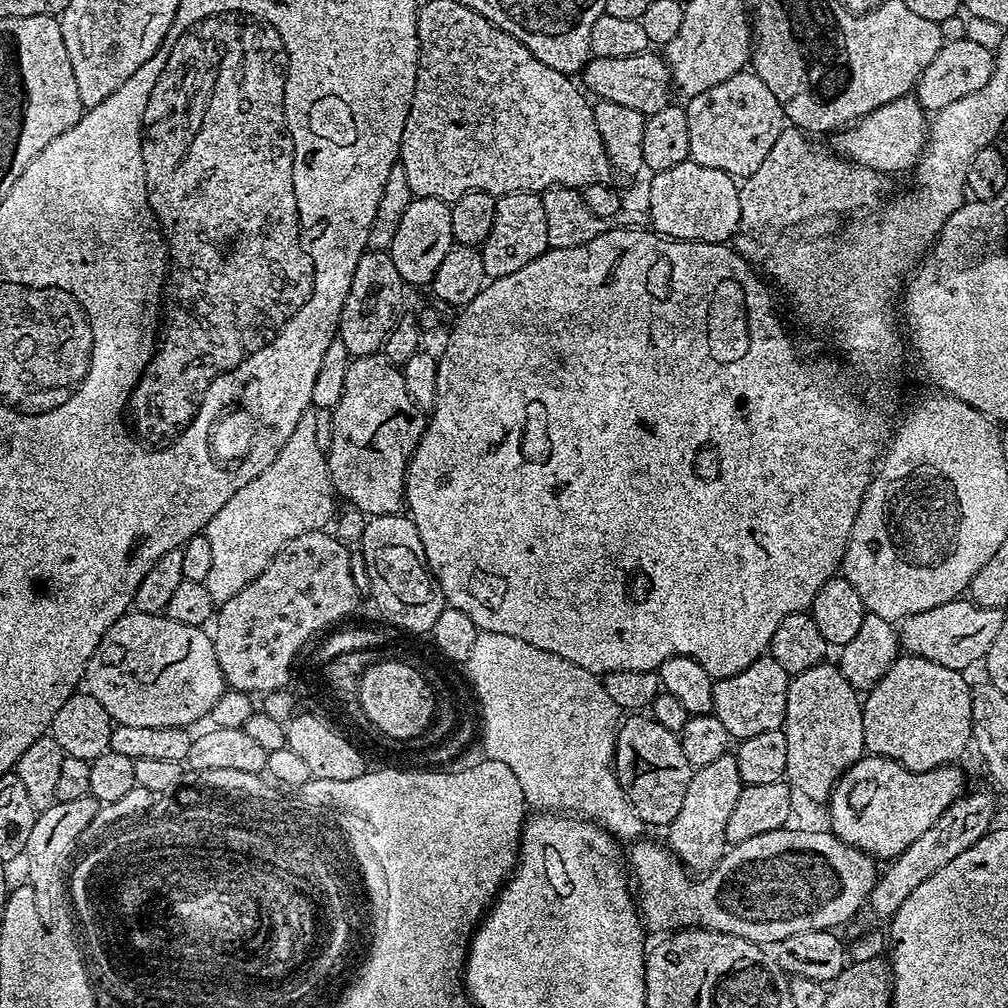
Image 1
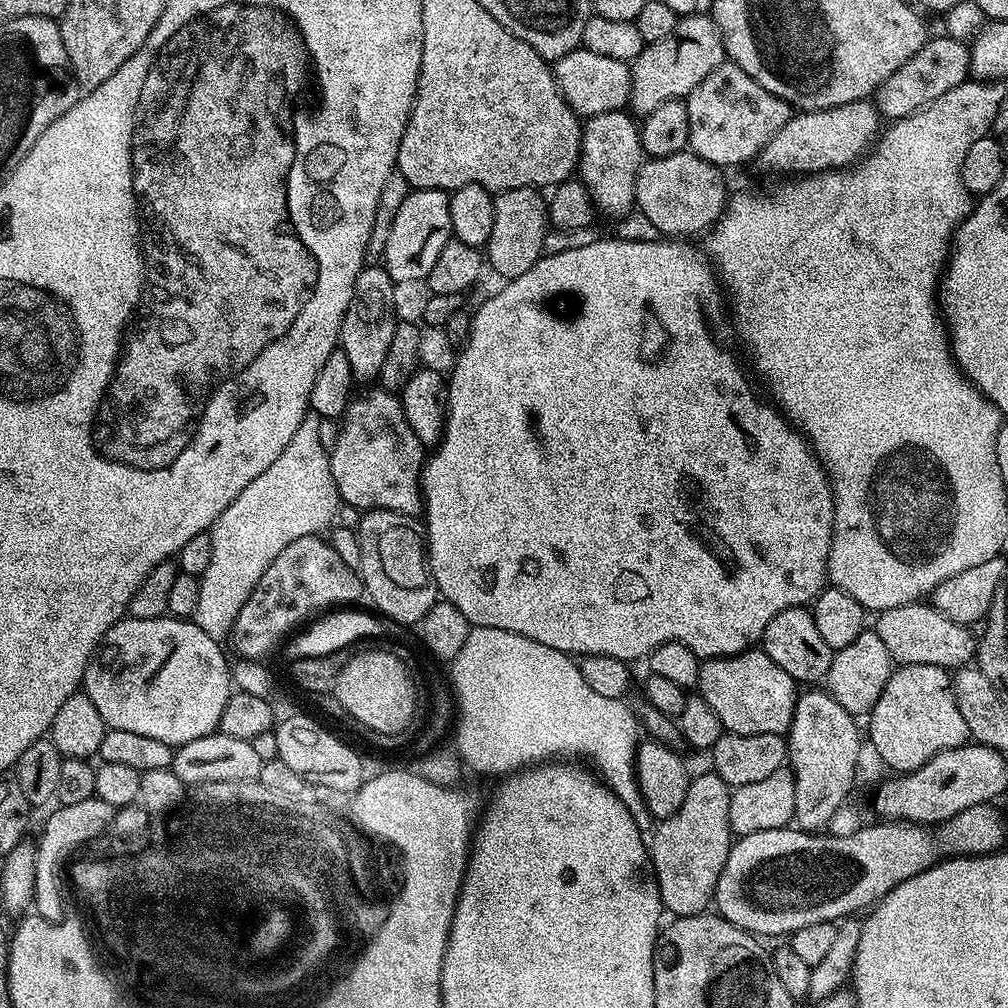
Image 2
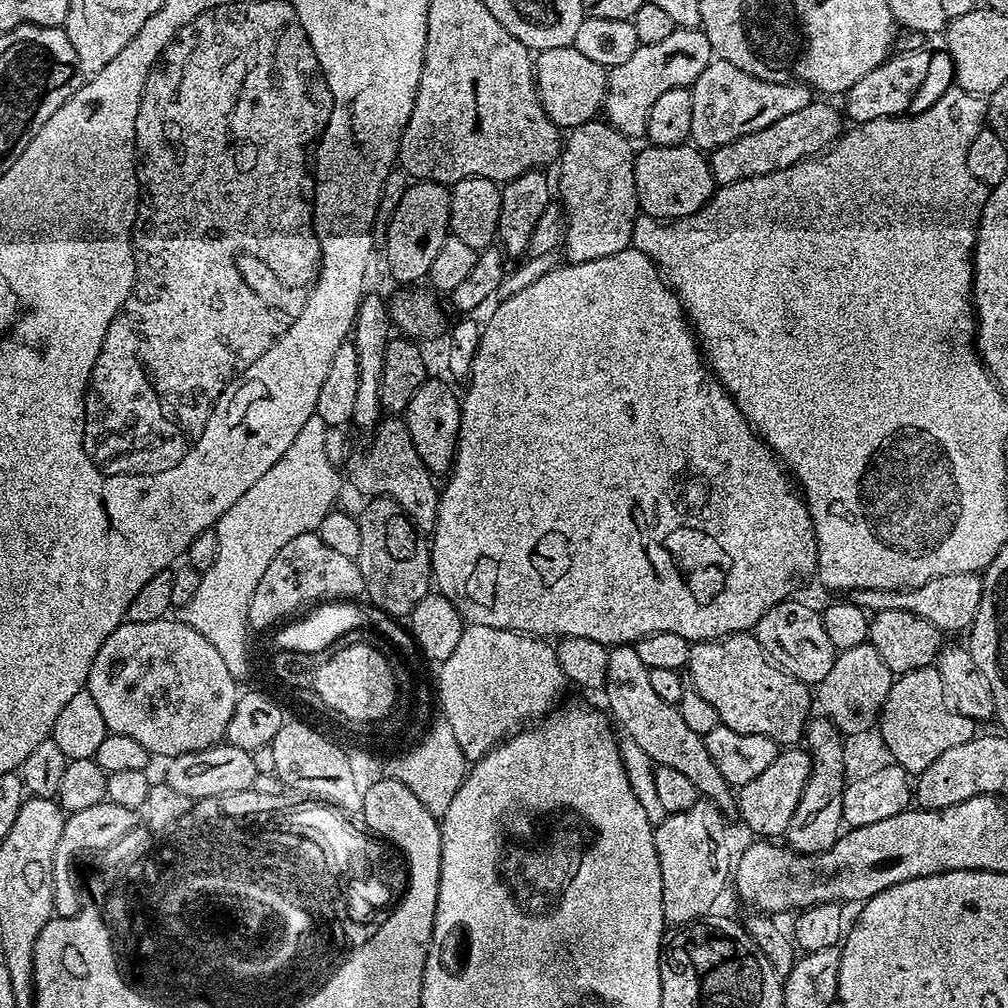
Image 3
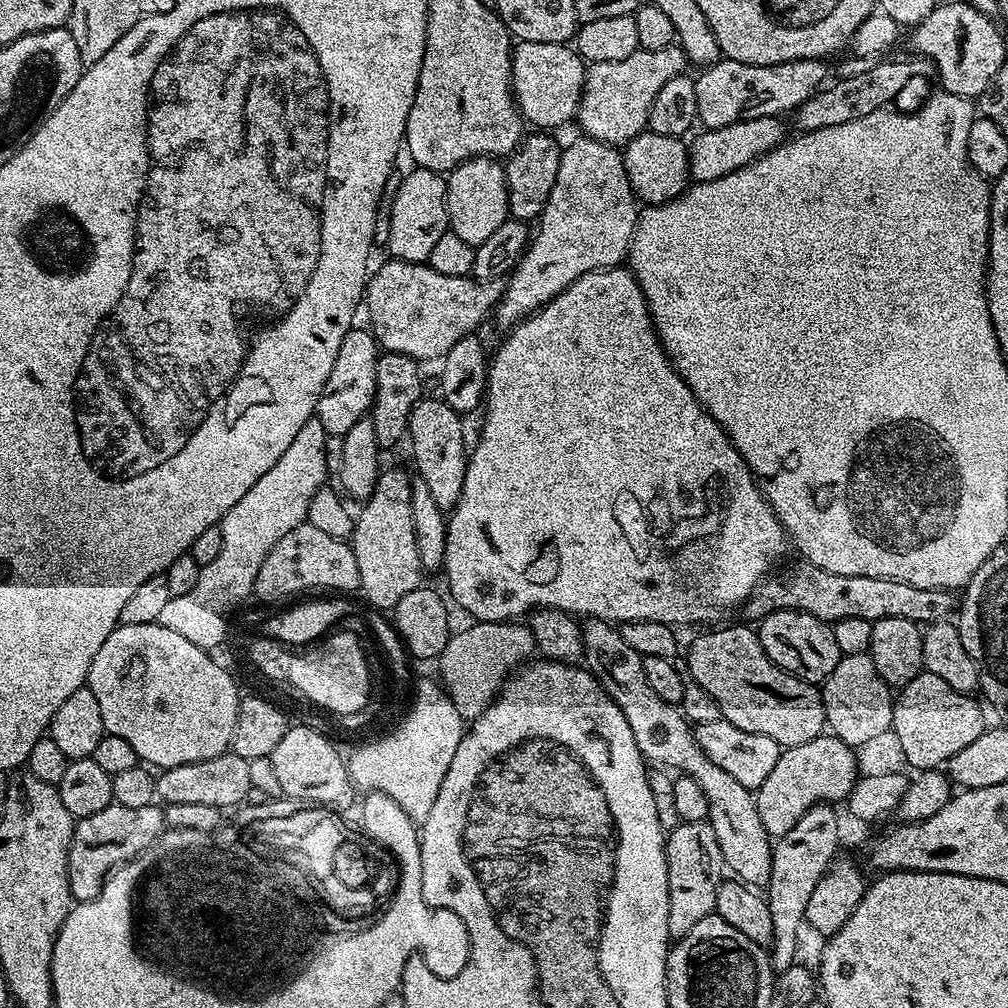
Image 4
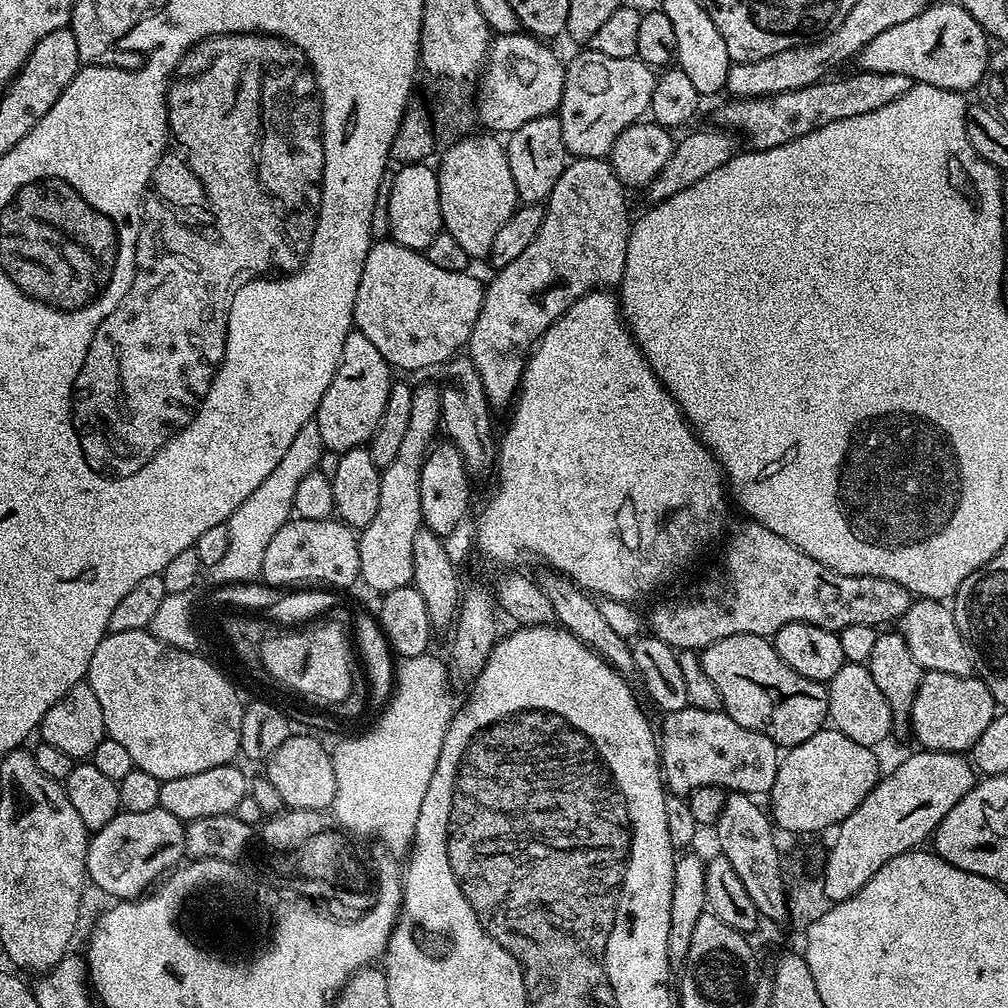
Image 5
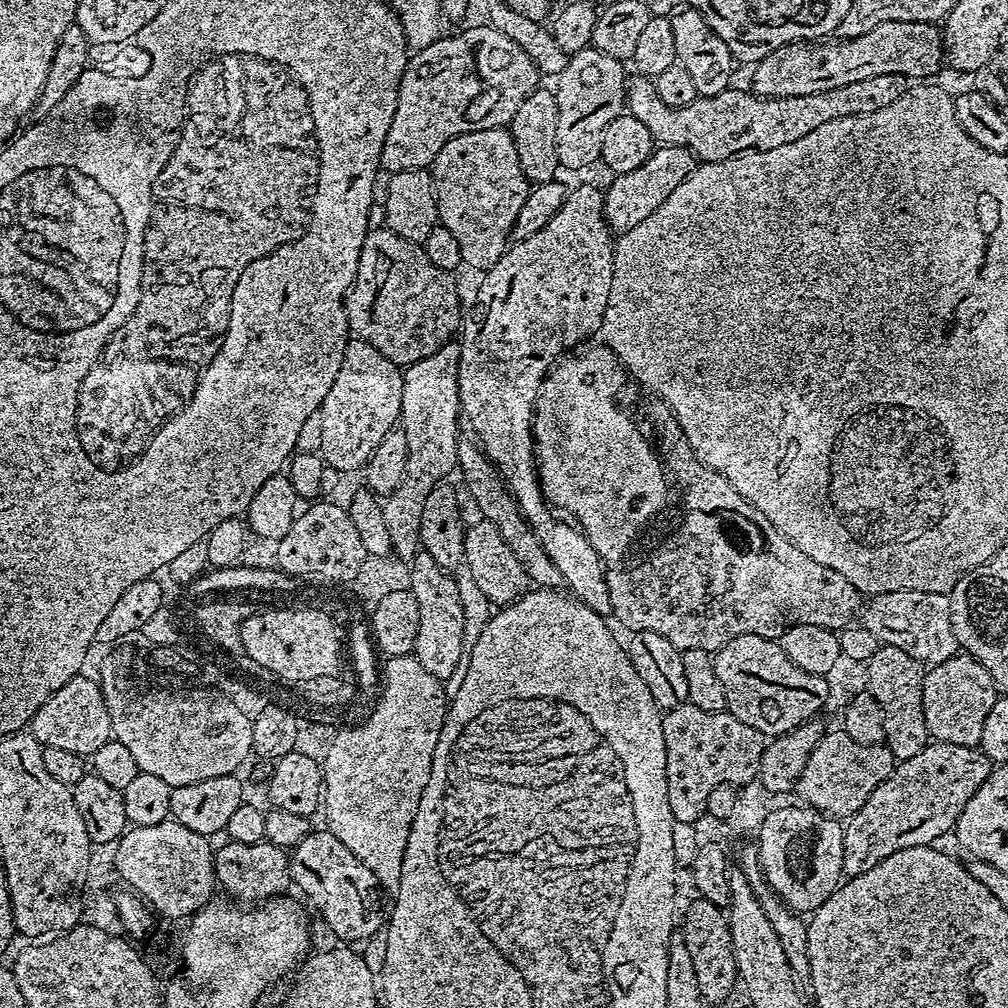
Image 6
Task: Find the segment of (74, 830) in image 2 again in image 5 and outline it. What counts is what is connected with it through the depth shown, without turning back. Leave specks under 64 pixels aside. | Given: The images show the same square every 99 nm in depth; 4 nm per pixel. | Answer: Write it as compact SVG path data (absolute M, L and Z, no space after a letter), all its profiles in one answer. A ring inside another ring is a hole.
M161 807L146 814L122 810L106 826L91 833L86 858L88 880L96 883L106 895L116 896L112 898L139 898L169 869L181 863L183 852L186 852L185 821L174 818L174 814Z

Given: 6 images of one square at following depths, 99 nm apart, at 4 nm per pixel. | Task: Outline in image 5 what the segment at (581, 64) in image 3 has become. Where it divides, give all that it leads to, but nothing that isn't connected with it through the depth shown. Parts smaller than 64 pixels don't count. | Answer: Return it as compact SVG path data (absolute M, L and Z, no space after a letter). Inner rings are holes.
M520 30L506 34L505 36L497 35L489 43L488 59L483 72L480 73L478 87L474 92L474 101L476 100L474 112L478 117L479 123L481 120L488 127L485 129L491 130L496 134L507 134L518 130L518 126L526 126L526 122L534 122L534 118L553 115L559 109L562 102L566 64L563 59L560 61L556 57L554 49L547 48L544 44L547 43L543 39L531 34L525 34Z

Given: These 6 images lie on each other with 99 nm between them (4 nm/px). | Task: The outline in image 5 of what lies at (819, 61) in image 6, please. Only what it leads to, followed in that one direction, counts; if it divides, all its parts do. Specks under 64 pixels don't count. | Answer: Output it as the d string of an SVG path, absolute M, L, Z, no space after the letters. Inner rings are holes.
M959 2L952 4L936 4L924 9L918 18L910 18L910 22L898 22L898 26L890 26L890 30L882 30L878 38L868 43L859 54L858 64L863 71L878 74L906 74L917 84L938 86L951 92L971 93L972 87L979 85L988 73L988 57L990 55L990 37L978 26L978 22Z

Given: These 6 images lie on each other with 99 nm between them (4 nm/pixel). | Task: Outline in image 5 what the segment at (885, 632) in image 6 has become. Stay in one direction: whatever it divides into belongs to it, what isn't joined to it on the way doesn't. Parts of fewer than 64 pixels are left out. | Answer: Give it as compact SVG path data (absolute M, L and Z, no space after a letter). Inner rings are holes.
M913 599L910 610L902 614L898 622L900 637L910 646L910 654L914 654L914 662L929 672L945 672L955 676L971 676L977 667L978 660L972 648L962 638L958 626L954 622L951 607L942 600Z

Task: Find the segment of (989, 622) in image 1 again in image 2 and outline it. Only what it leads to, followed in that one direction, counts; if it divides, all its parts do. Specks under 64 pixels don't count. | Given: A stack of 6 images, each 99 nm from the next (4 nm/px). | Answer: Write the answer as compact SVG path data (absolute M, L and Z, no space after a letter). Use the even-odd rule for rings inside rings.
M928 602L894 606L890 610L879 613L875 620L874 630L882 638L882 642L886 645L886 650L890 650L890 658L893 665L896 666L921 664L922 666L938 666L939 668L955 670L971 665L978 652L977 633L972 633L975 631L969 625L959 624L950 618L946 618L946 614L942 614Z

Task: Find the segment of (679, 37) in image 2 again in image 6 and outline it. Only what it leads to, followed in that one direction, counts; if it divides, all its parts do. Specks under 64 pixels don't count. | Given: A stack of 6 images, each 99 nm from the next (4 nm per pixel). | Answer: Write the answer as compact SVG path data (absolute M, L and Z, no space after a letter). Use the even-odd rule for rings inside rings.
M591 46L571 57L559 76L554 80L554 91L558 102L558 162L560 168L576 172L599 161L602 150L602 134L606 126L614 122L626 108L625 65L602 54Z

